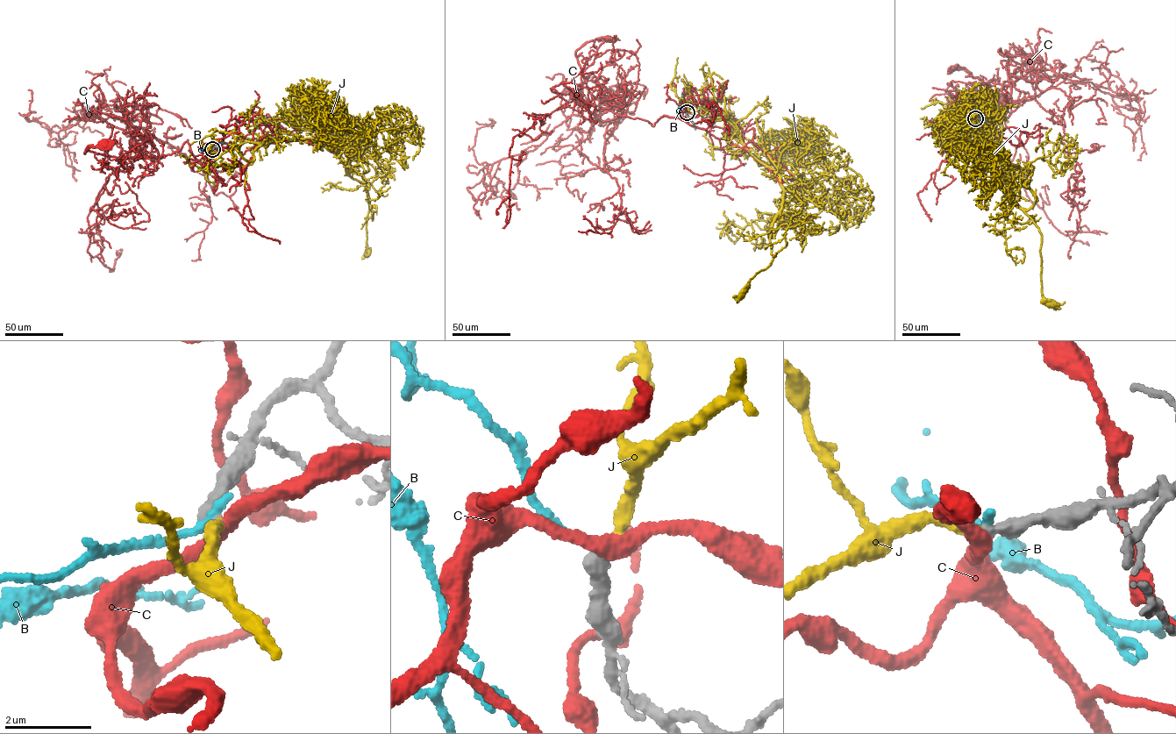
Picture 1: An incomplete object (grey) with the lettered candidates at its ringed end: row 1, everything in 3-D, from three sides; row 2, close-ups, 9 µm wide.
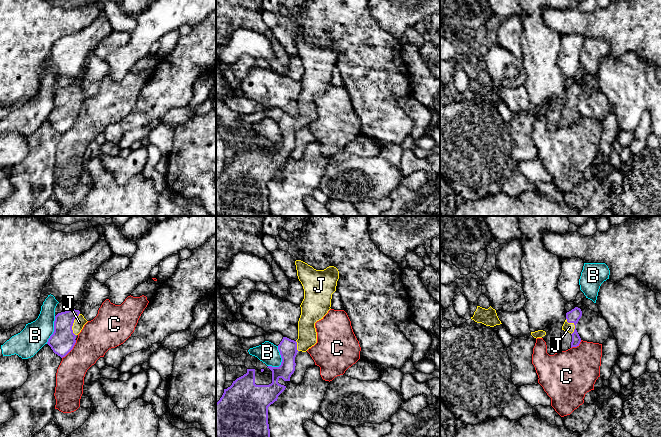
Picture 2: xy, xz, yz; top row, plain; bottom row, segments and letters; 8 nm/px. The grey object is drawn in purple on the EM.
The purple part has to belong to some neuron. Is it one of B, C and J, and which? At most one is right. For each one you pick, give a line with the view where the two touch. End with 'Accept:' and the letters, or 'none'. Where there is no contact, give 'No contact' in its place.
J: Touches purple in xy
Accept: J

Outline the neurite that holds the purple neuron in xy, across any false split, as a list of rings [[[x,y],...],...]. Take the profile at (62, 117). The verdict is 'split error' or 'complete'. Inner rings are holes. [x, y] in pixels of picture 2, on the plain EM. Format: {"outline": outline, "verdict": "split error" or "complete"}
{"outline": [[[79,86],[58,89],[55,92],[54,108],[47,120],[55,130],[61,134],[65,133],[73,125],[76,112],[87,98]]], "verdict": "split error"}

